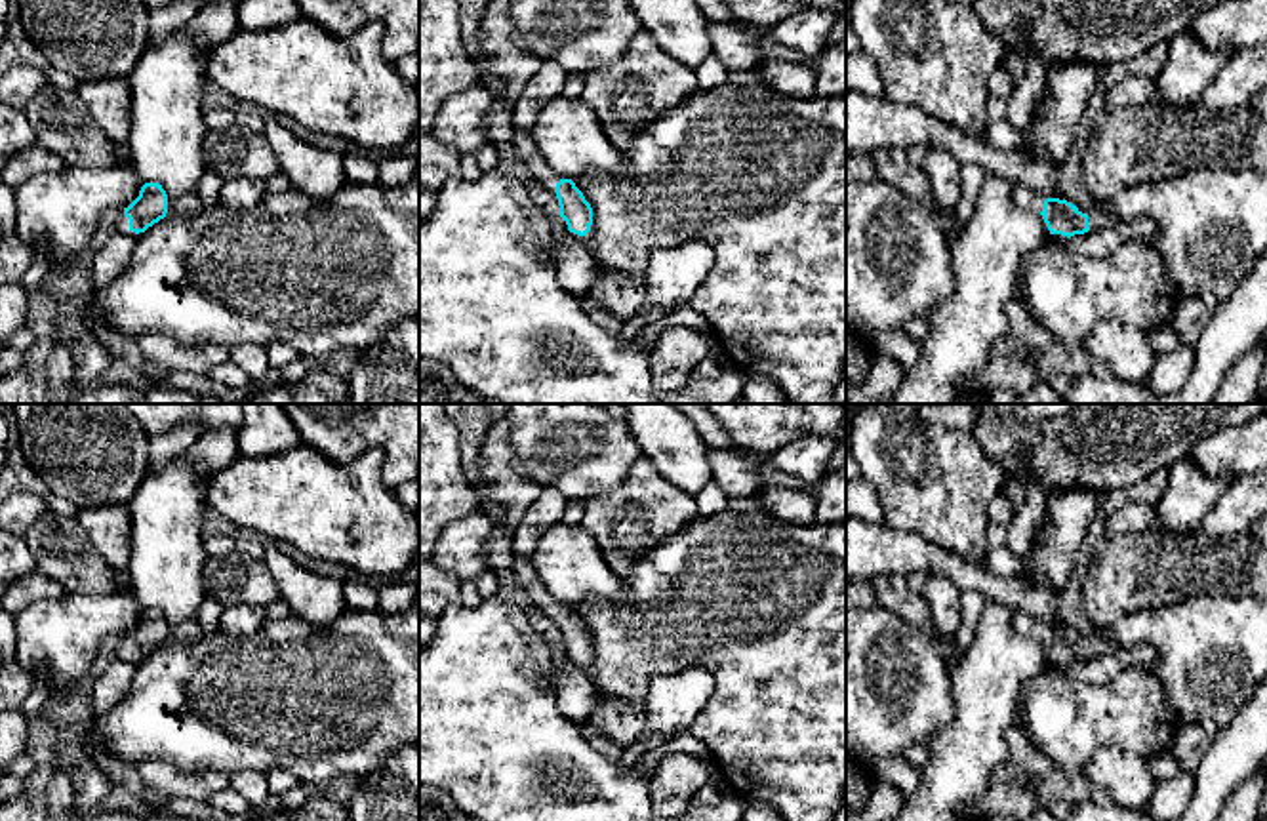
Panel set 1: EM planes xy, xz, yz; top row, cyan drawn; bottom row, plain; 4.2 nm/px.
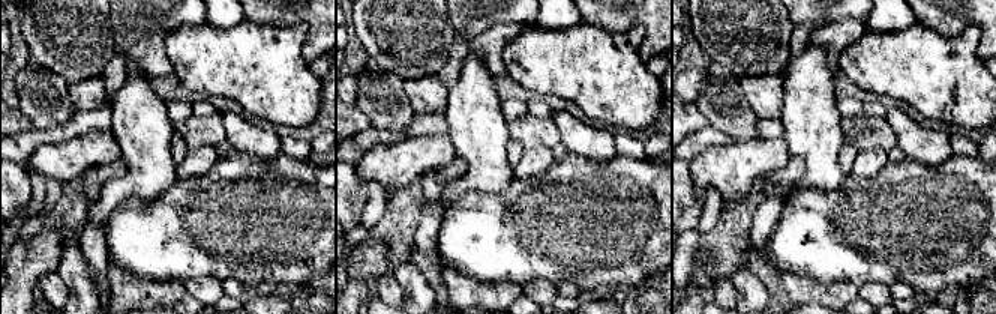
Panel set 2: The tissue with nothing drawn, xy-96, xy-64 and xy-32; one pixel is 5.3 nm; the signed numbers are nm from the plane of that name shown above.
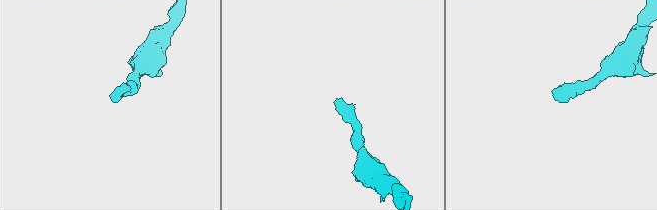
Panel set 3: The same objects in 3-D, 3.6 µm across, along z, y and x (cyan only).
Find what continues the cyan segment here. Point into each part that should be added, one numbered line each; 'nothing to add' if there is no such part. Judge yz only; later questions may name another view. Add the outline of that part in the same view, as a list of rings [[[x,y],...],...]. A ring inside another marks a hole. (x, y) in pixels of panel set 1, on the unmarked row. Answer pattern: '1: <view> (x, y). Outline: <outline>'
1: yz (1024, 623). Outline: [[[1016,611],[1012,615],[1012,625],[1014,625],[1016,632],[1029,636],[1029,638],[1040,640],[1044,634],[1044,625],[1038,619],[1031,617],[1023,611]]]

